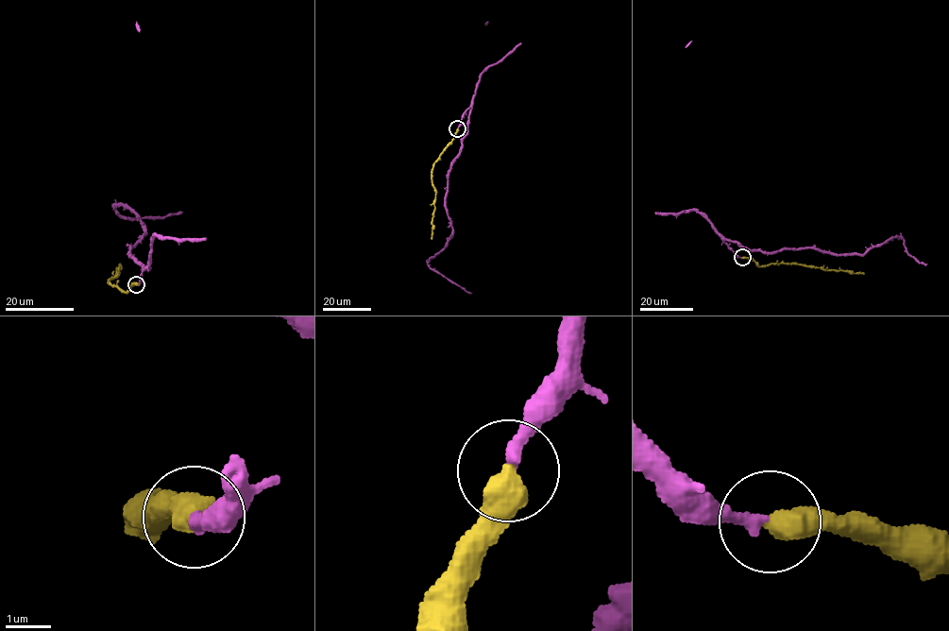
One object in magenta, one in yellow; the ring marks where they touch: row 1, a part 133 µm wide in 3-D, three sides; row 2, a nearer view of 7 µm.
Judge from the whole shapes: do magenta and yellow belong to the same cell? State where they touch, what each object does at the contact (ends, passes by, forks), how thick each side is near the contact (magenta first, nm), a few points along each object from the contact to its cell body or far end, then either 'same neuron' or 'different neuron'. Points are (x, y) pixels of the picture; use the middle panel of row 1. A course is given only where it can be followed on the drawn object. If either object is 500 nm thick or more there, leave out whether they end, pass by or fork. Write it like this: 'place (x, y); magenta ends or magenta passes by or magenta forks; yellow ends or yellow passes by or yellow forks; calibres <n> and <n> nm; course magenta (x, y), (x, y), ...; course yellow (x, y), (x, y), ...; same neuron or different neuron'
place (457, 128); calibres 280 and 600 nm; course magenta (458, 128), (462, 116), (470, 109), (460, 154), (449, 173), (446, 207), (452, 235), (427, 264), (472, 293); course yellow (458, 128), (432, 168), (435, 200), (431, 239); same neuron

